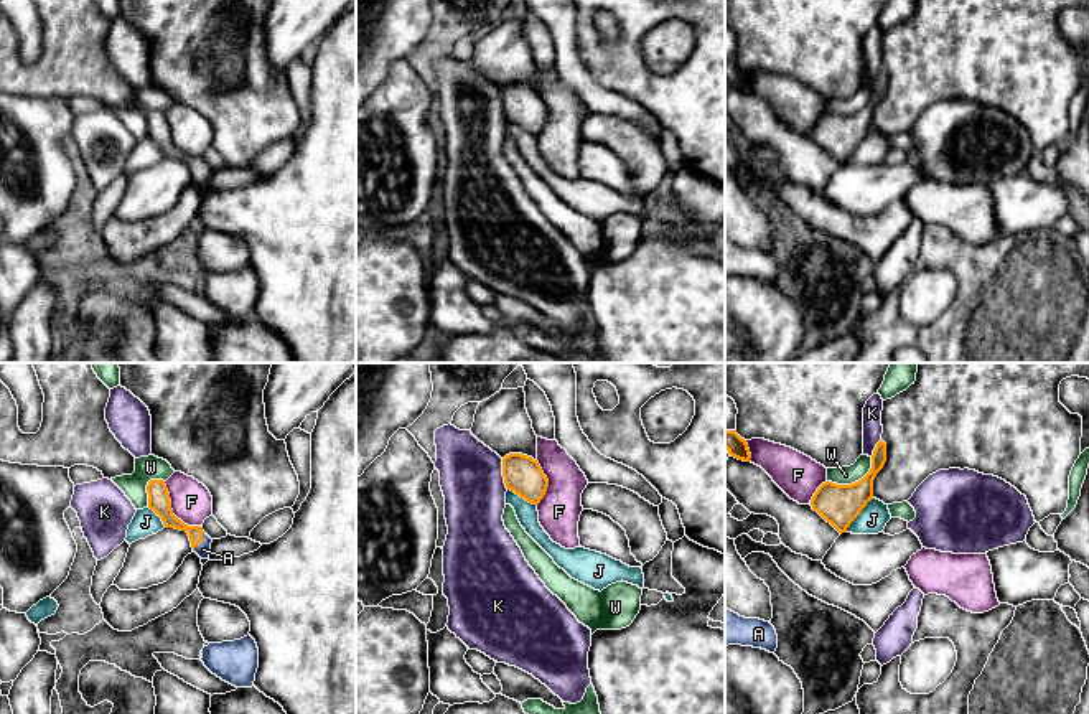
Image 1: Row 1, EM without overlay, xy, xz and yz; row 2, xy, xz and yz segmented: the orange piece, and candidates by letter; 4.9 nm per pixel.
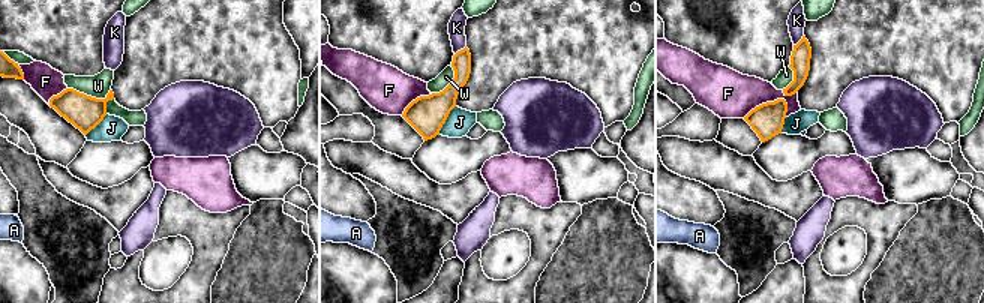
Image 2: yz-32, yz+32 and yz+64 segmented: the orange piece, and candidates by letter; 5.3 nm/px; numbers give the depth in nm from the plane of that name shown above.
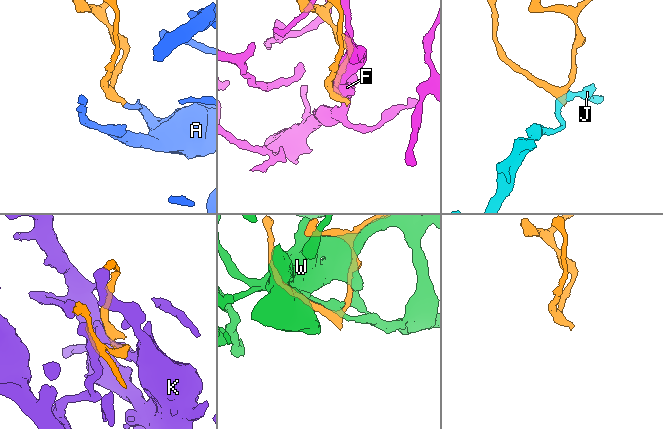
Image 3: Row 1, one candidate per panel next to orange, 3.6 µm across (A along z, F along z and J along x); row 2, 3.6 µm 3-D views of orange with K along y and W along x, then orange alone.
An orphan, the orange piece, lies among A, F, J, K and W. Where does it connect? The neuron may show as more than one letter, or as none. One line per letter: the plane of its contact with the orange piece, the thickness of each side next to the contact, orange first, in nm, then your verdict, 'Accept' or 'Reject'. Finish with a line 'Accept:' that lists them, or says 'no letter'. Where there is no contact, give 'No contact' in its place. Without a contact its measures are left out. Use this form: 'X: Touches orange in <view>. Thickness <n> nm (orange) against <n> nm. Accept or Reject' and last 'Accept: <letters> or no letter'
A: Touches orange in xy. Thickness 90 nm (orange) against 80 nm. Accept
F: Touches orange in xy. Thickness 110 nm (orange) against 200 nm. Reject
J: Touches orange in yz. Thickness 200 nm (orange) against 140 nm. Reject
K: Touches orange in xz. Thickness 190 nm (orange) against 300 nm. Reject
W: Touches orange in yz. Thickness 200 nm (orange) against 90 nm. Reject
Accept: A

